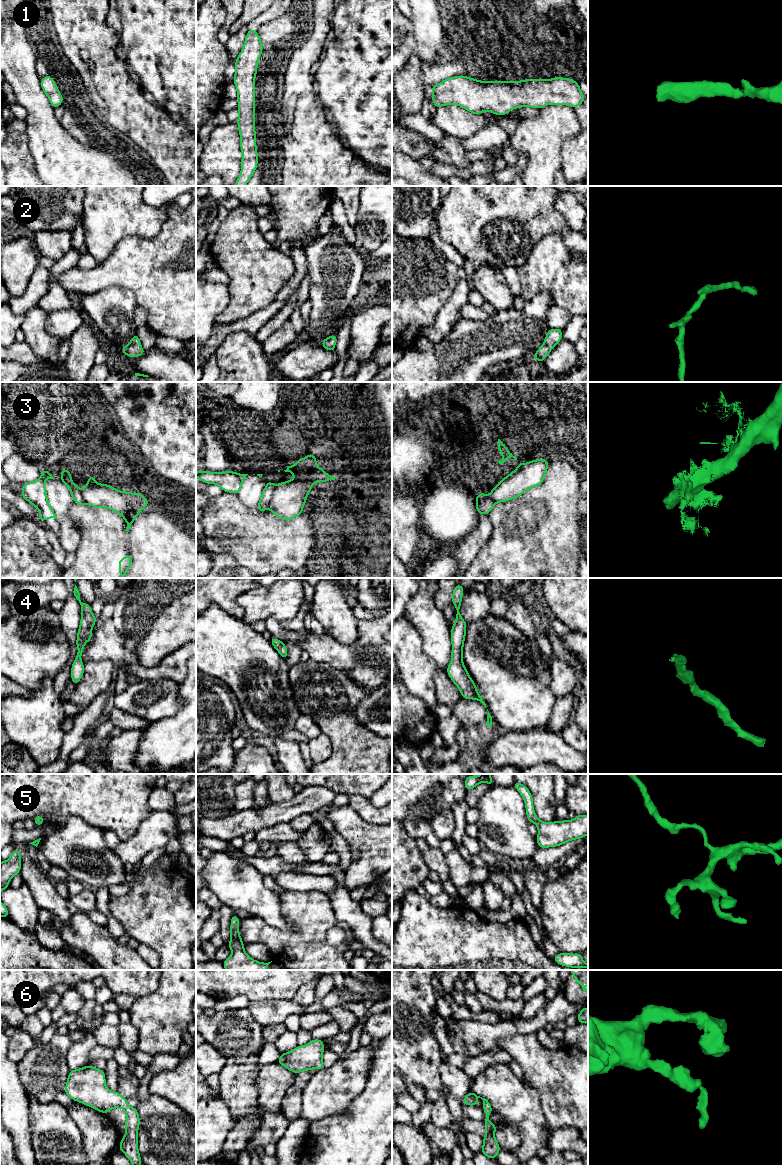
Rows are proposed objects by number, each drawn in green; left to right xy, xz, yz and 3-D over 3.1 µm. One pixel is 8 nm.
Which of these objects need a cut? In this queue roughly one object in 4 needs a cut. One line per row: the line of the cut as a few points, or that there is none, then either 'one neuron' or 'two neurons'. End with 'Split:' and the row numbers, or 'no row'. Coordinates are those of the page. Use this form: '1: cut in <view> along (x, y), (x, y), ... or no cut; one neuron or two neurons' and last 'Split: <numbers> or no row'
1: no cut; one neuron
2: no cut; one neuron
3: no cut; one neuron
4: no cut; one neuron
5: no cut; one neuron
6: no cut; one neuron
Split: no row

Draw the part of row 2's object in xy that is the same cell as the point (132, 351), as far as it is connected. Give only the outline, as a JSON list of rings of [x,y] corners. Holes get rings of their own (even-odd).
[[[135,333],[130,343],[121,348],[121,352],[128,357],[134,358],[144,355],[146,351],[141,347],[141,341],[137,333]]]

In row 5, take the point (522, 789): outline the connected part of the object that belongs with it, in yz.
[[[516,781],[513,786],[524,798],[528,821],[534,823],[538,828],[536,840],[539,848],[557,847],[588,835],[588,815],[576,815],[571,821],[565,819],[560,822],[543,822],[535,814],[533,798],[529,789]]]

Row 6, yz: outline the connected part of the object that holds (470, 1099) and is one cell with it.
[[[470,1091],[470,1092],[464,1097],[464,1099],[463,1099],[463,1101],[462,1101],[461,1103],[462,1103],[462,1105],[470,1105],[470,1106],[476,1106],[476,1107],[477,1107],[477,1099],[478,1099],[478,1098],[481,1098],[481,1099],[483,1100],[483,1108],[482,1108],[482,1109],[484,1110],[484,1112],[485,1112],[485,1114],[486,1114],[486,1118],[485,1118],[485,1120],[484,1120],[485,1129],[486,1129],[486,1134],[485,1134],[485,1136],[483,1137],[483,1146],[482,1146],[482,1148],[481,1148],[481,1152],[482,1152],[486,1157],[488,1157],[488,1158],[494,1160],[494,1159],[496,1158],[496,1156],[498,1155],[499,1151],[501,1150],[501,1148],[500,1148],[499,1144],[497,1143],[497,1140],[495,1139],[495,1136],[494,1136],[495,1131],[497,1130],[498,1127],[497,1127],[496,1125],[492,1124],[492,1123],[490,1122],[490,1120],[489,1120],[489,1116],[490,1116],[491,1112],[493,1111],[493,1109],[492,1109],[492,1107],[491,1107],[491,1105],[490,1105],[490,1102],[489,1102],[487,1099],[482,1098],[482,1097],[476,1095],[474,1092]]]

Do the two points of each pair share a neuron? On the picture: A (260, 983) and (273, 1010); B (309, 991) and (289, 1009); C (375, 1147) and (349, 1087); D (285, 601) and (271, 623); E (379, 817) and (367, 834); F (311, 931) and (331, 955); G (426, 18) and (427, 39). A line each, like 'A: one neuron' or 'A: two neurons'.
A: two neurons
B: two neurons
C: two neurons
D: two neurons
E: two neurons
F: one neuron
G: one neuron

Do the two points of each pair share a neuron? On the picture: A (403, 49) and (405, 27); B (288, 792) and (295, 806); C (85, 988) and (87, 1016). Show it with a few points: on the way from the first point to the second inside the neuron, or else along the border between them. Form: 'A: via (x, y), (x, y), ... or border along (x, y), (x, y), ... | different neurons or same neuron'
A: via (403, 44), (403, 32) | same neuron
B: border along (295, 793), (287, 800), (272, 803) | different neurons
C: via (88, 995), (88, 1009) | same neuron

